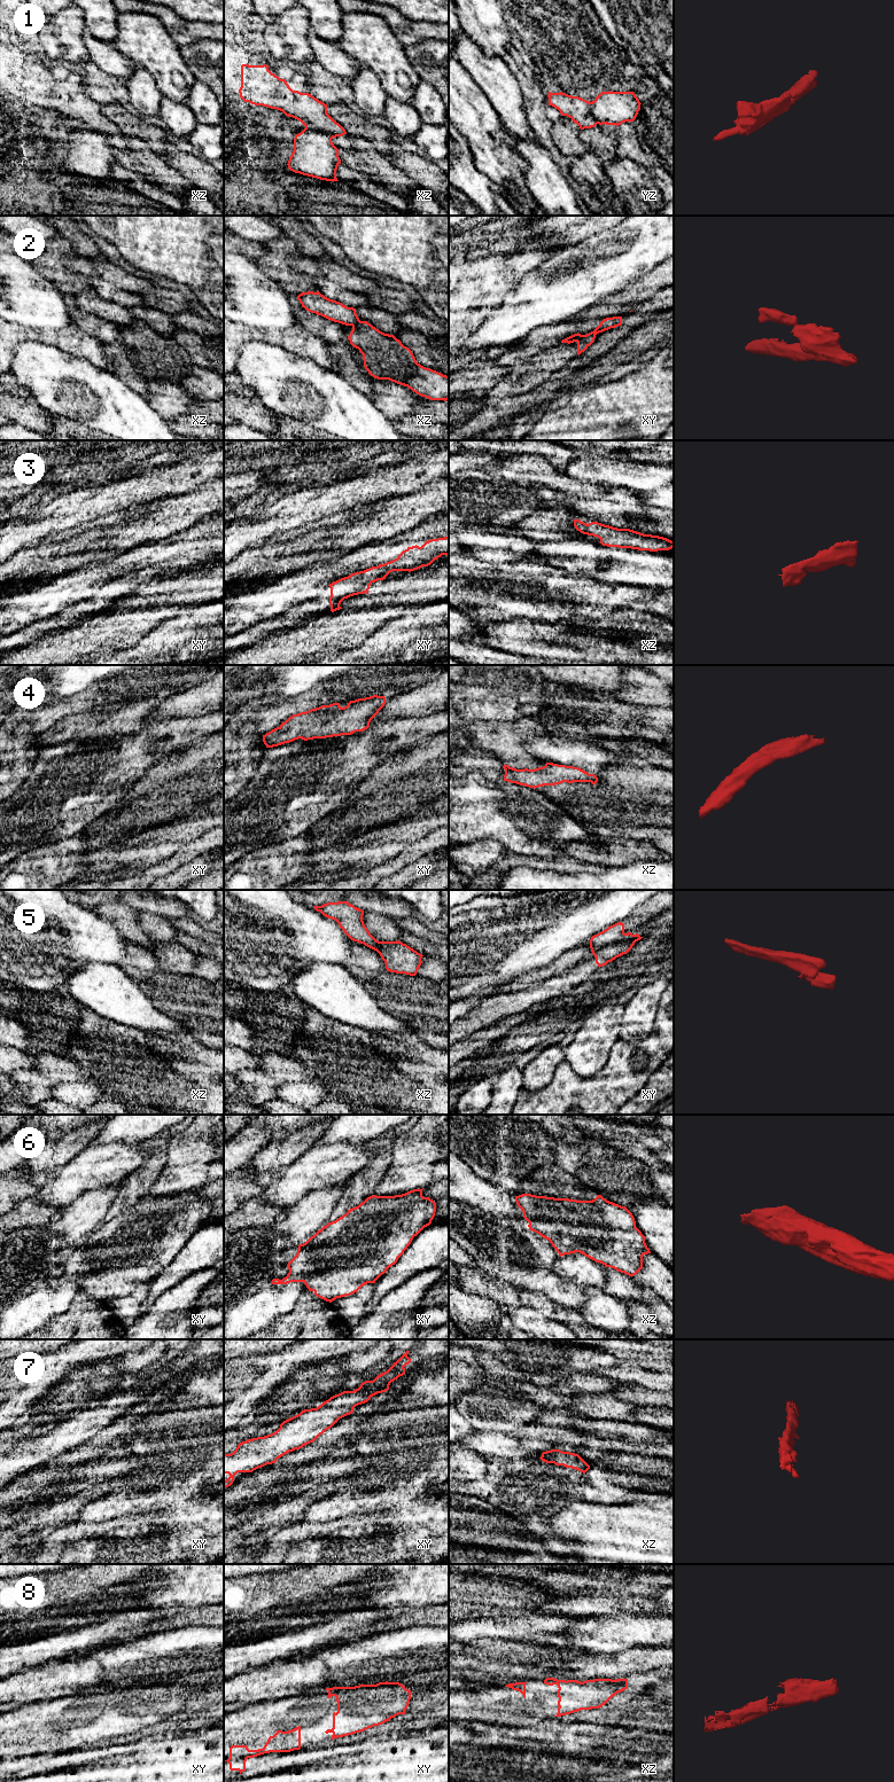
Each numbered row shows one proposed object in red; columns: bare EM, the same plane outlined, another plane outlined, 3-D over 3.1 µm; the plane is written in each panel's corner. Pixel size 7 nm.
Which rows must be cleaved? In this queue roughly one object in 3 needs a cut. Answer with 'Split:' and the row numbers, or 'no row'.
Split: 1, 2, 5

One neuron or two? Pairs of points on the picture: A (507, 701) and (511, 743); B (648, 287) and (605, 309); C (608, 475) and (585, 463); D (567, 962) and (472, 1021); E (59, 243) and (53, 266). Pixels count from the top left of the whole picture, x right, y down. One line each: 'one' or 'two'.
A: two
B: one
C: one
D: two
E: one

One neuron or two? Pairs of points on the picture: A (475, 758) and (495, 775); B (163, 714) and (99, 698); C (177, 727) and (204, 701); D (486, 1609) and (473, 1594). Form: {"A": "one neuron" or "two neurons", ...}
{"A": "one neuron", "B": "two neurons", "C": "two neurons", "D": "one neuron"}

